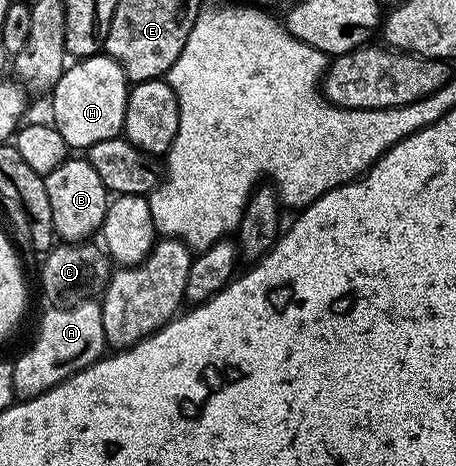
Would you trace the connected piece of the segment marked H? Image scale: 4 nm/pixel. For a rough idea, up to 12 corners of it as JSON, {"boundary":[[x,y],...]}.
{"boundary":[[107,53],[65,66],[50,122],[70,149],[123,132],[130,80]]}

